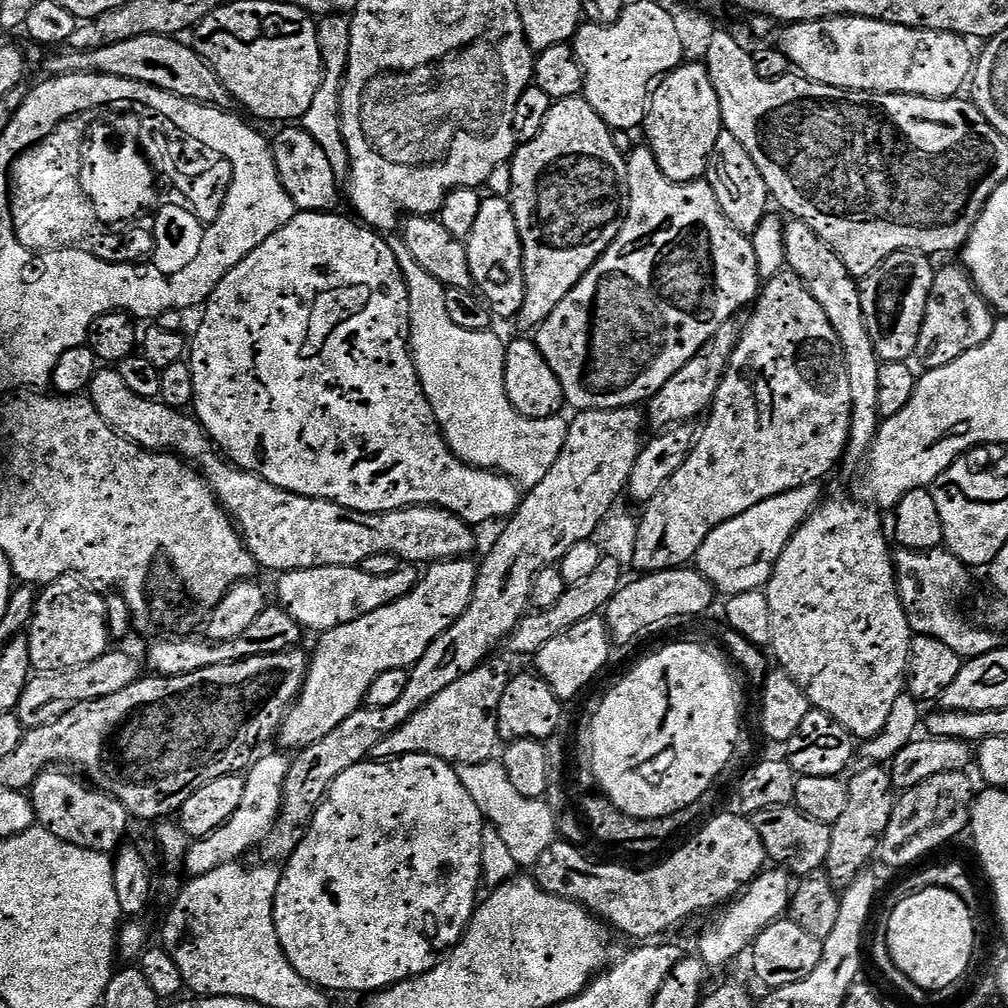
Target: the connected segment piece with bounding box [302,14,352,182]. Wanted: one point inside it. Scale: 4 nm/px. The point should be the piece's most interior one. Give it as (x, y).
(322, 121)

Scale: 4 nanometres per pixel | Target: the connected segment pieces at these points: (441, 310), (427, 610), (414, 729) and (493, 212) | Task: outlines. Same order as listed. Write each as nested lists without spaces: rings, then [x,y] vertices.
[[[392,235],[387,237],[387,242],[390,250],[394,250],[394,258],[398,258],[398,266],[402,270],[404,281],[408,284],[412,360],[416,364],[416,373],[421,386],[424,387],[426,398],[434,410],[440,428],[444,431],[444,437],[452,448],[452,453],[473,468],[486,468],[489,472],[509,476],[521,489],[527,490],[538,486],[538,482],[542,482],[542,478],[550,474],[550,466],[558,462],[558,454],[562,454],[569,421],[563,420],[563,415],[560,414],[545,420],[531,420],[518,414],[518,410],[514,410],[506,394],[504,381],[505,341],[503,339],[500,341],[492,330],[486,332],[462,330],[462,326],[458,326],[458,322],[454,322],[454,318],[446,314],[445,285],[439,284],[433,276],[426,274],[426,270],[422,270],[422,266],[418,266],[414,254],[410,254],[410,250],[404,245],[403,235]]]
[[[468,558],[439,561],[431,565],[421,575],[416,588],[398,598],[398,602],[390,602],[390,606],[382,606],[382,610],[374,610],[374,614],[323,633],[317,639],[320,641],[316,644],[316,653],[311,653],[308,677],[300,697],[280,727],[279,747],[299,750],[318,742],[318,738],[326,738],[330,730],[342,726],[350,714],[362,707],[378,674],[395,668],[411,669],[418,663],[428,647],[470,606],[478,571],[472,562]]]
[[[489,659],[466,673],[458,682],[446,686],[442,694],[413,714],[406,723],[398,726],[370,753],[373,761],[391,760],[397,756],[426,754],[453,766],[458,764],[484,764],[497,755],[496,744],[500,740],[498,730],[498,702],[506,694],[506,686],[514,675],[504,660]]]
[[[485,195],[480,201],[478,219],[468,239],[468,273],[481,296],[492,305],[493,317],[519,317],[522,302],[526,298],[524,281],[524,251],[518,234],[518,222],[514,218],[511,199]]]

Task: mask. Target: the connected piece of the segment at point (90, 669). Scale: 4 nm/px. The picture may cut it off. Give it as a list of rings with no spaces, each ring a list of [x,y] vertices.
[[[109,650],[102,654],[102,658],[94,658],[94,662],[86,662],[86,666],[67,668],[65,672],[41,672],[33,675],[26,690],[22,690],[22,698],[14,714],[25,729],[37,728],[62,718],[66,710],[82,702],[94,702],[94,698],[106,698],[110,694],[118,694],[118,690],[126,690],[126,686],[141,679],[141,676],[141,661],[139,664],[128,652]]]

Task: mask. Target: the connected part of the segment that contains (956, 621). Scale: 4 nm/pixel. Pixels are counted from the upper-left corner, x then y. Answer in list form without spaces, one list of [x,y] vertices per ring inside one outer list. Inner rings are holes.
[[[897,547],[894,552],[896,584],[904,602],[908,621],[916,636],[933,636],[938,642],[946,642],[954,654],[965,661],[990,654],[1001,647],[1002,640],[995,636],[991,627],[975,628],[968,621],[960,603],[968,592],[972,580],[968,577],[969,565],[963,564],[947,547],[931,548],[925,552],[915,552],[909,548]]]

